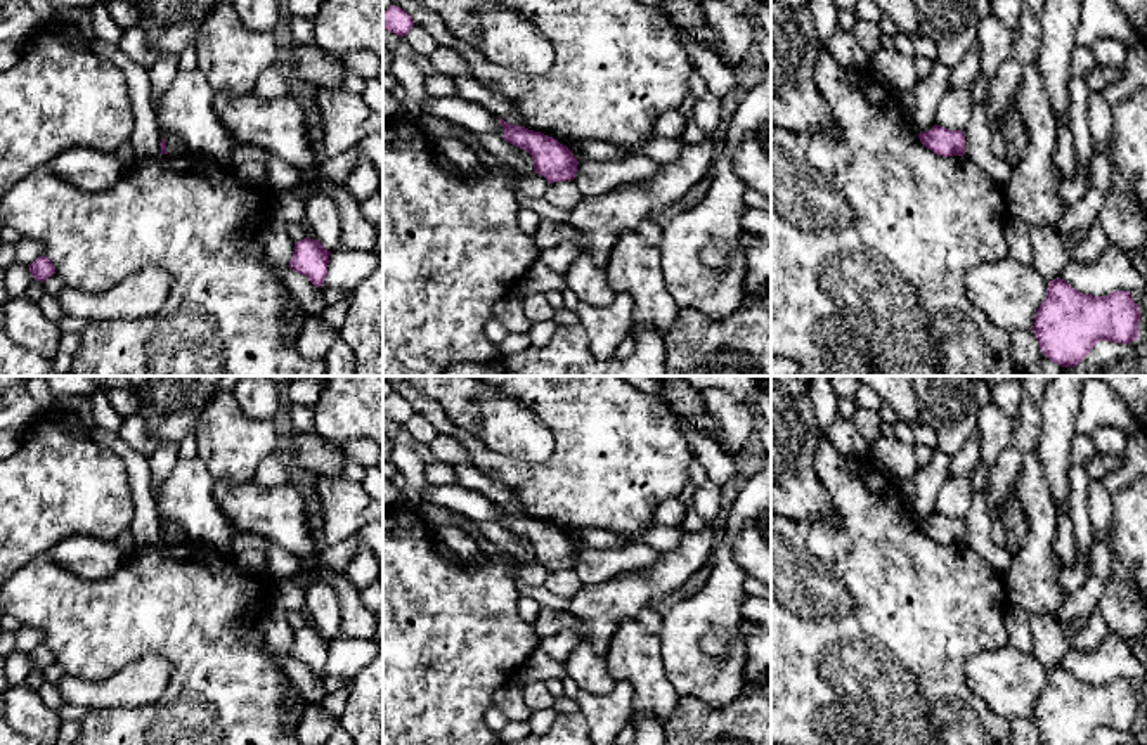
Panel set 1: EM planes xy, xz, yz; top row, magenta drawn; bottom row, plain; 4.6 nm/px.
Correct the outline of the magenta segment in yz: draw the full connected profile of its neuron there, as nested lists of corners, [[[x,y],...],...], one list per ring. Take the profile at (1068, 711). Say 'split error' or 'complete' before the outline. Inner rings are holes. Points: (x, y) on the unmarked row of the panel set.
complete; [[[1059,665],[1048,669],[1033,721],[1047,745],[1086,745],[1102,728],[1121,733],[1135,729],[1138,710],[1140,700],[1131,681],[1083,683]]]

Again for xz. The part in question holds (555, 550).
complete; [[[499,506],[506,530],[527,539],[534,547],[534,560],[548,568],[548,572],[574,568],[577,561],[577,546],[556,527],[525,515],[509,513]]]

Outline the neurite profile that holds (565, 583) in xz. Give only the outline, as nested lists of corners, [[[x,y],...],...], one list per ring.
[[[574,568],[554,570],[548,573],[544,587],[558,598],[574,598],[575,593],[582,587],[582,580]]]

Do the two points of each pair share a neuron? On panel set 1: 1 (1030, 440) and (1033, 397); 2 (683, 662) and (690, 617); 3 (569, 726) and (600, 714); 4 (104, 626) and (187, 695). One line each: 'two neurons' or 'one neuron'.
1: one neuron
2: one neuron
3: two neurons
4: one neuron

